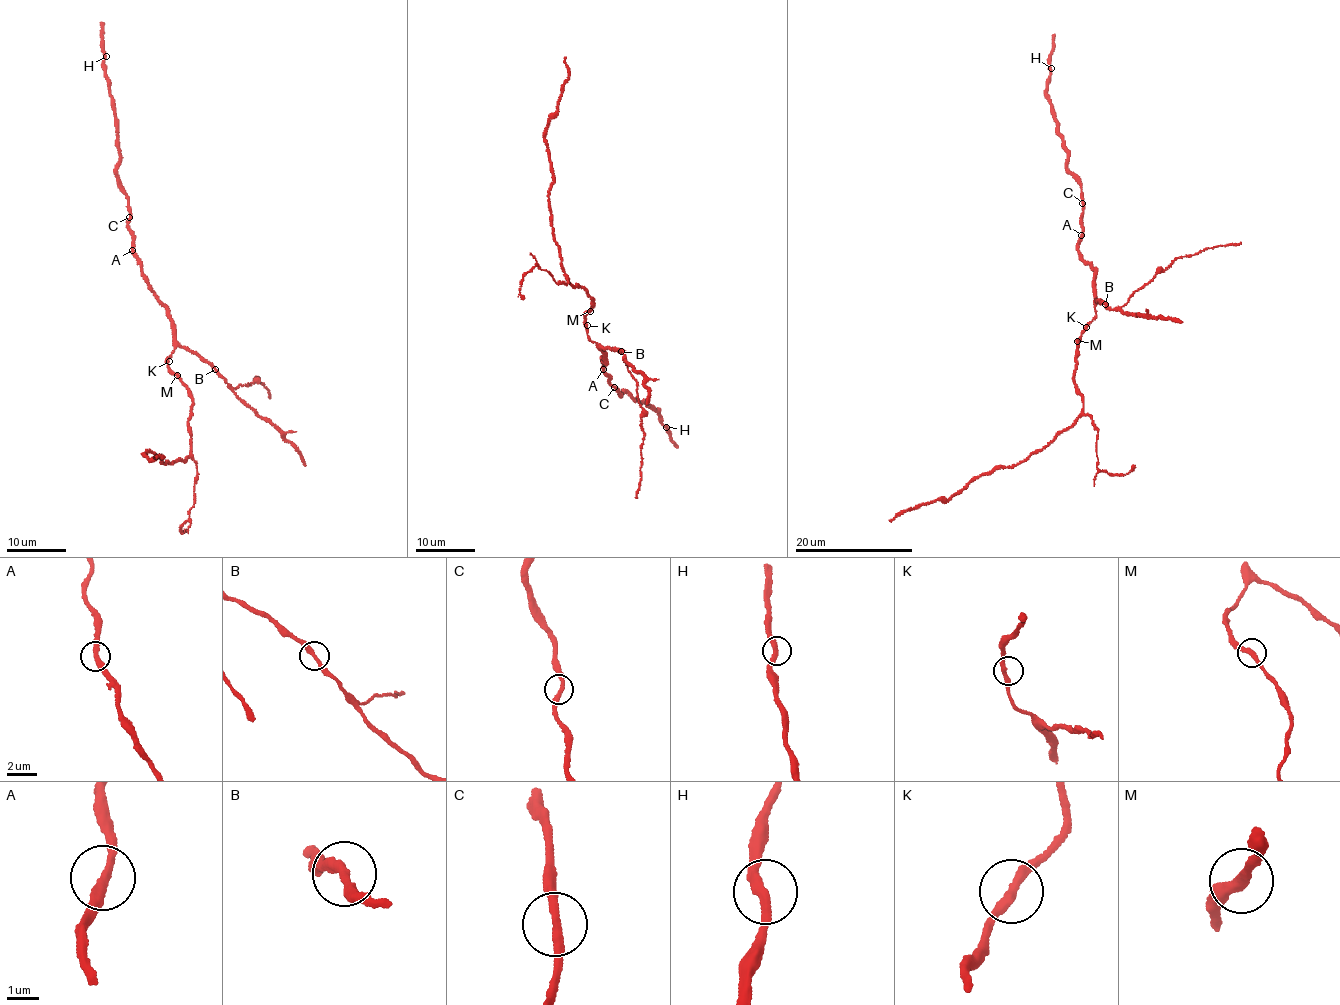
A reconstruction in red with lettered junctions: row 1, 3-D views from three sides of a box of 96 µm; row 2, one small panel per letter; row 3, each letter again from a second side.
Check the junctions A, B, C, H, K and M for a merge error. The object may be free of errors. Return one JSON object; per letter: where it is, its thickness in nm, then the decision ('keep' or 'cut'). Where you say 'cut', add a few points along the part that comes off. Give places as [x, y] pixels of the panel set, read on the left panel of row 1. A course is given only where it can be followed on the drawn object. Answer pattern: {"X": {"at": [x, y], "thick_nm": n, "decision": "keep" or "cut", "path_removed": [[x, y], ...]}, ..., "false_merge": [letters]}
{"A": {"at": [132, 250], "thick_nm": 280, "decision": "keep"}, "B": {"at": [215, 369], "thick_nm": 280, "decision": "keep"}, "C": {"at": [129, 217], "thick_nm": 280, "decision": "keep"}, "H": {"at": [106, 56], "thick_nm": 280, "decision": "keep"}, "K": {"at": [169, 361], "thick_nm": 280, "decision": "keep"}, "M": {"at": [177, 375], "thick_nm": 280, "decision": "keep"}, "false_merge": []}

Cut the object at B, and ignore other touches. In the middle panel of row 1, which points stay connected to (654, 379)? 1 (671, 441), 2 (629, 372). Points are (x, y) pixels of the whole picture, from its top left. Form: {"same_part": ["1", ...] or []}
{"same_part": ["2"]}

